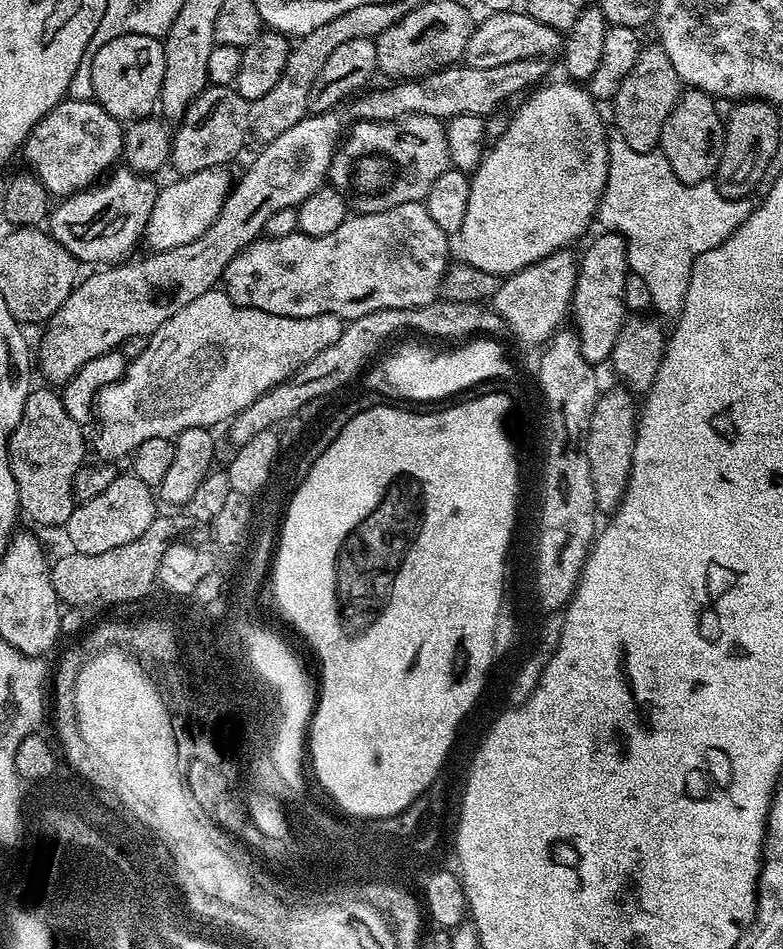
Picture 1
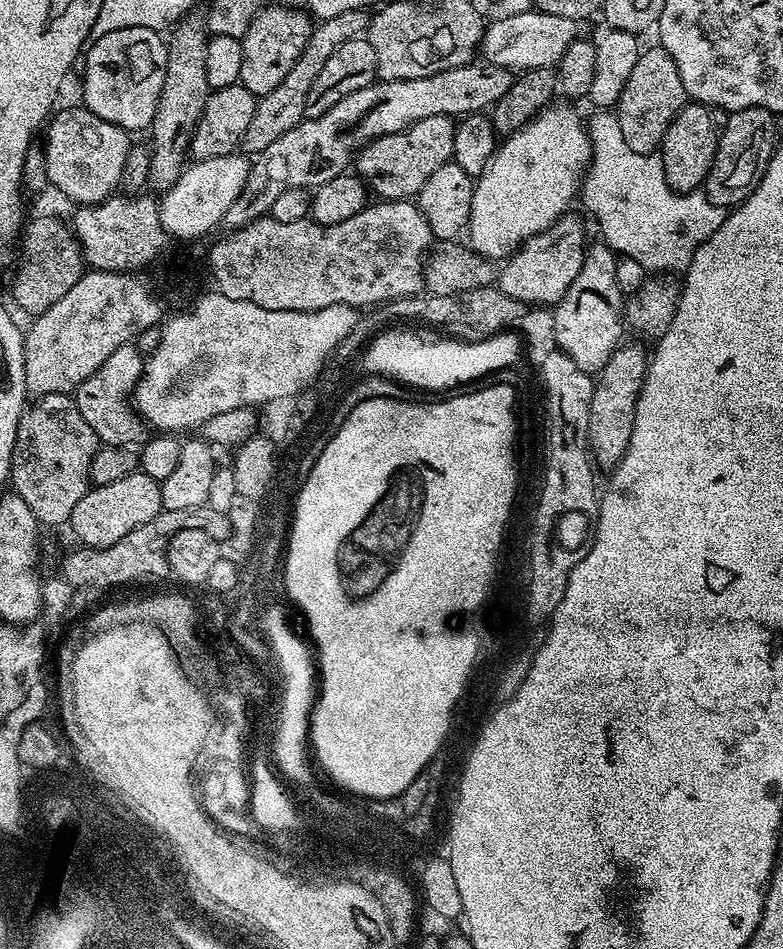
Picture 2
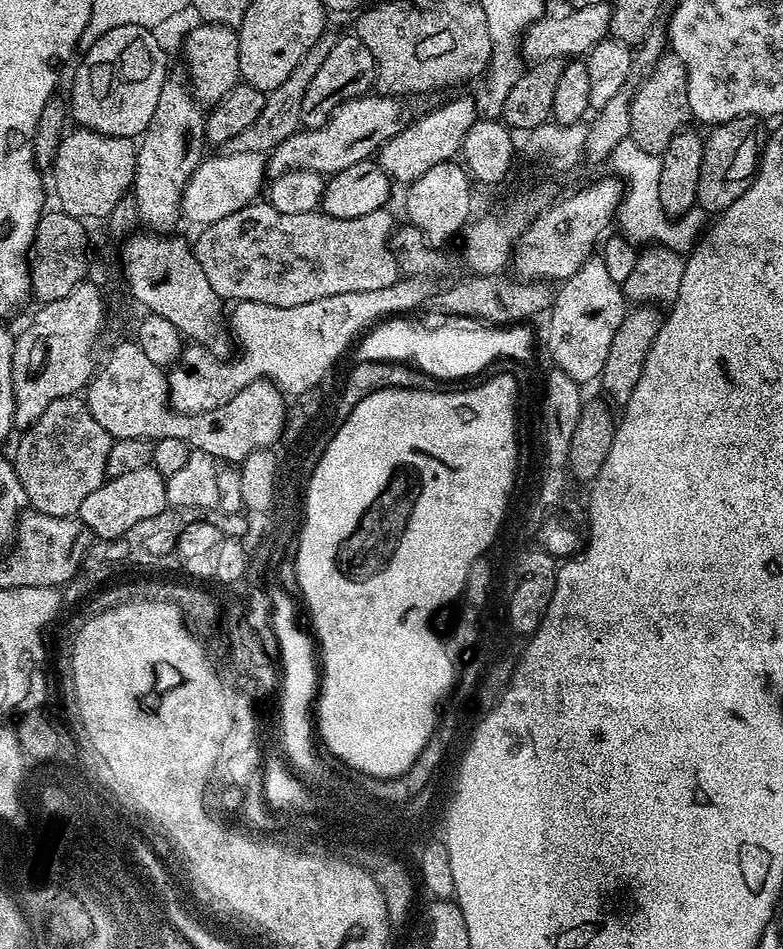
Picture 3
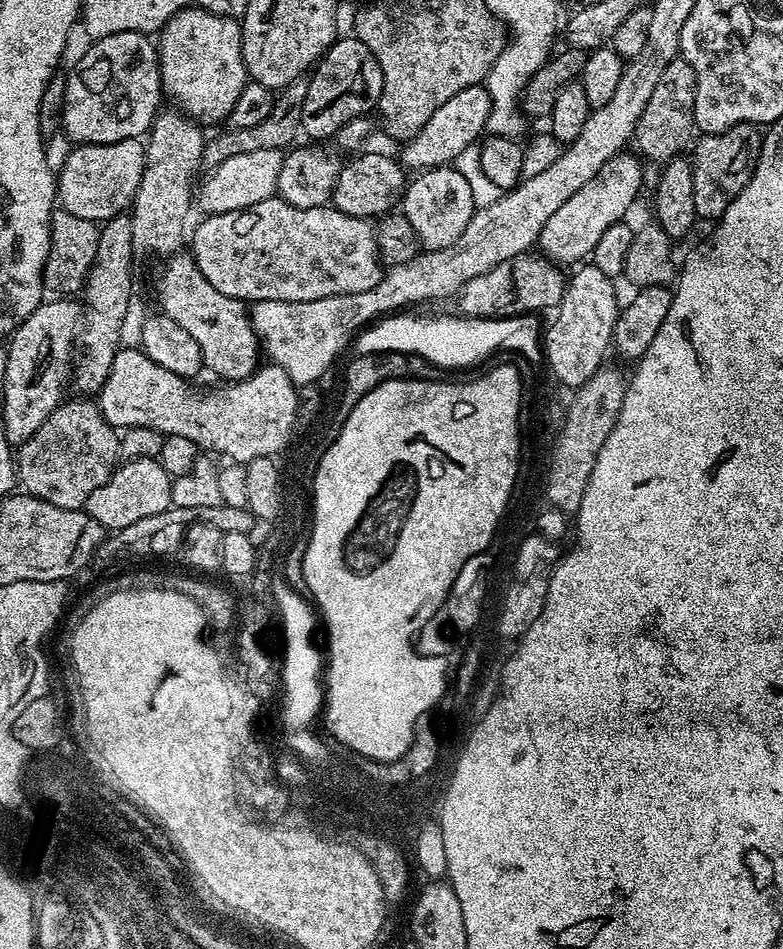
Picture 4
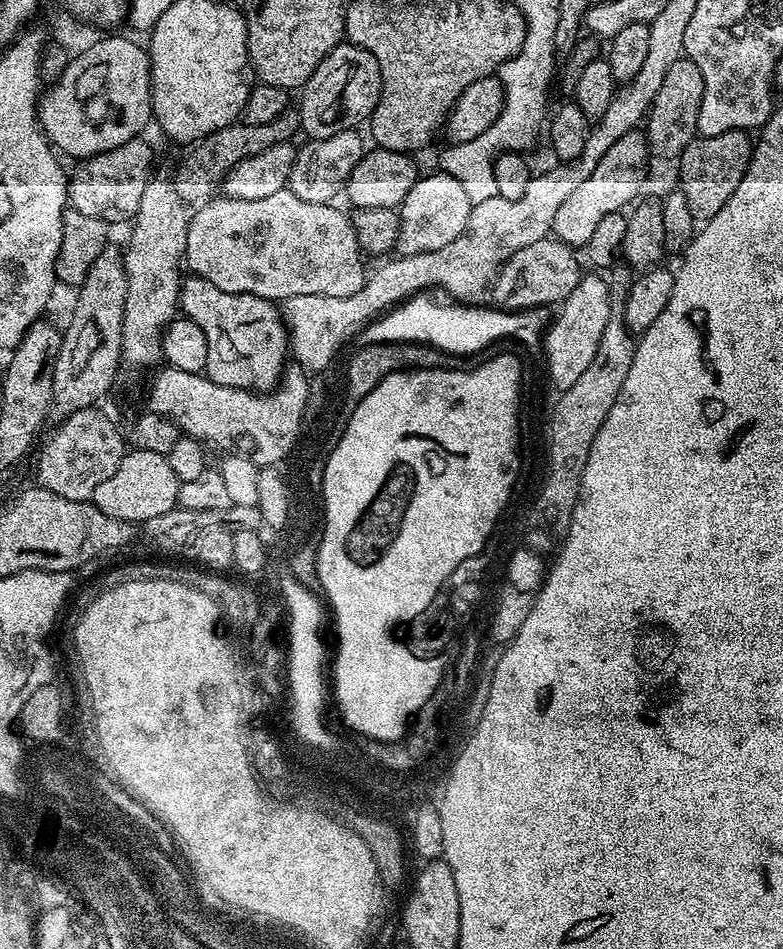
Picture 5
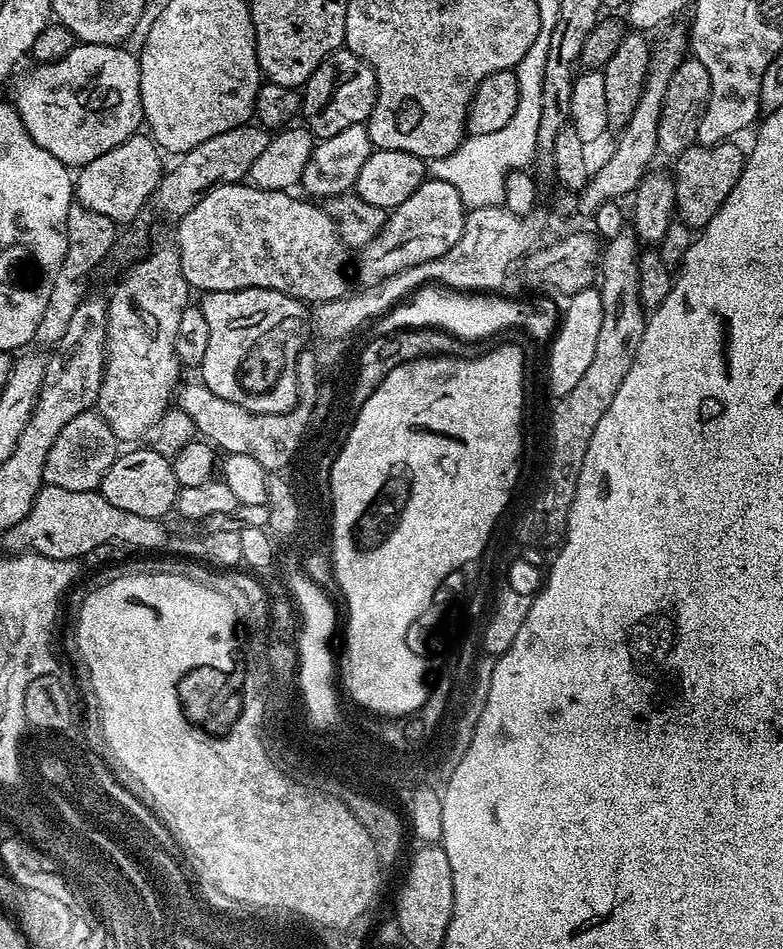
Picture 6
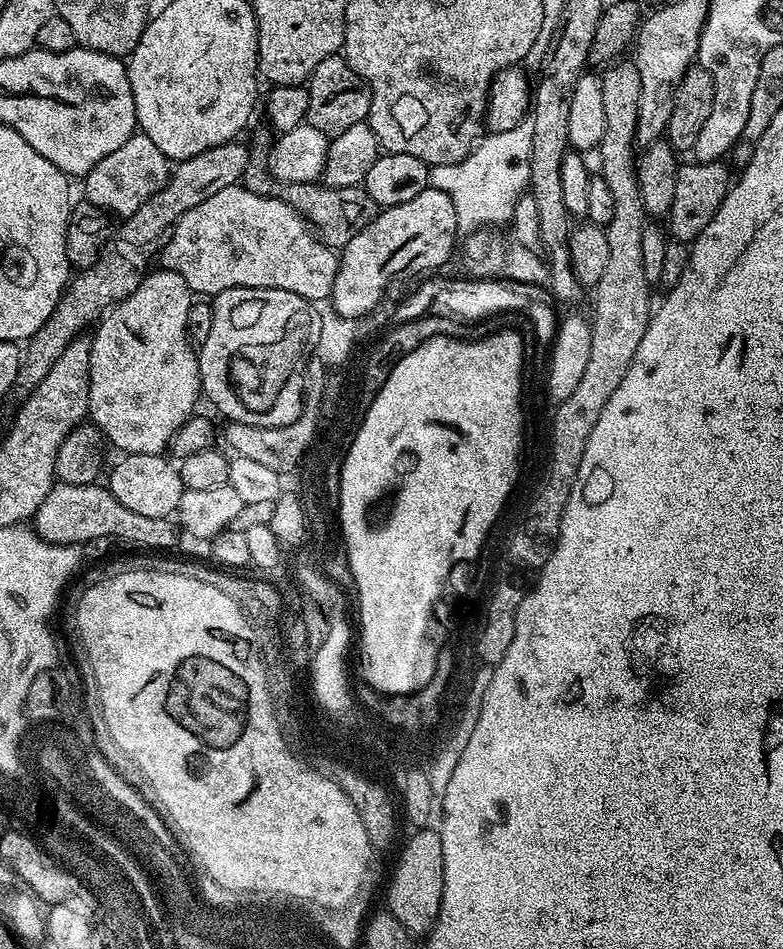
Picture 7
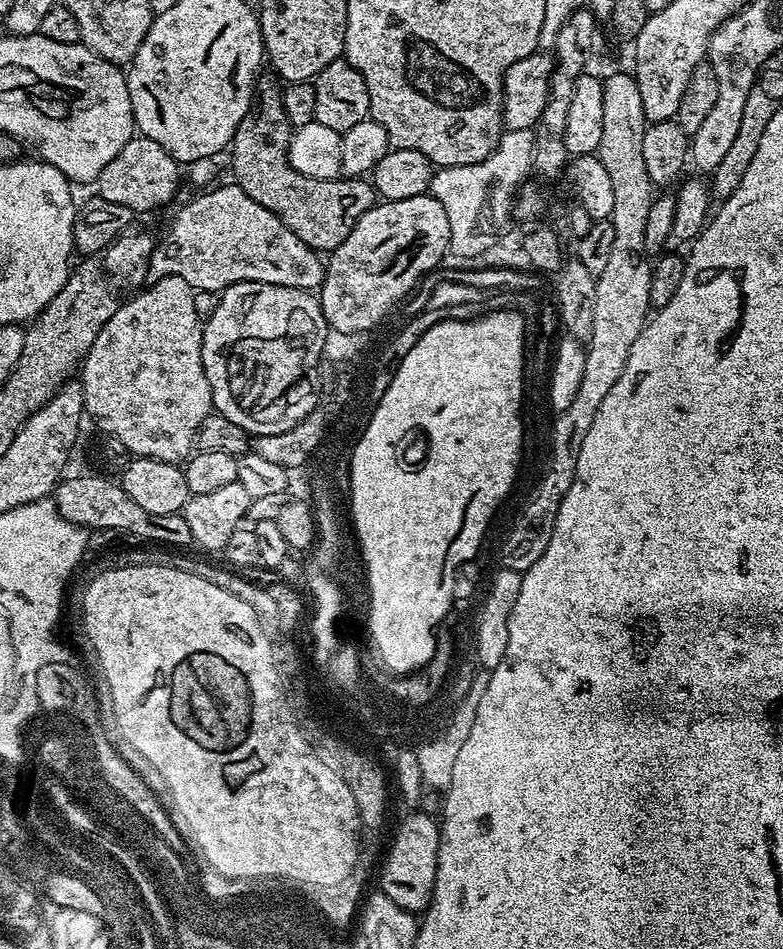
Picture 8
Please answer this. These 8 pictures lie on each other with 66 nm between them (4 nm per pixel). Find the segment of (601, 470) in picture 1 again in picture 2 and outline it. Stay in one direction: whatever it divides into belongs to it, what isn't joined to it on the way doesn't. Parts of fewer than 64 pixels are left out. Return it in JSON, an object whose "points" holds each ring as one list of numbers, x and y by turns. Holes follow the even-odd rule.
{"points":[[638,344,619,345,610,362,598,373,591,396,590,418,588,419,588,444,590,456,605,470,615,468,629,444,633,432,634,410,640,397,647,372,648,352]]}

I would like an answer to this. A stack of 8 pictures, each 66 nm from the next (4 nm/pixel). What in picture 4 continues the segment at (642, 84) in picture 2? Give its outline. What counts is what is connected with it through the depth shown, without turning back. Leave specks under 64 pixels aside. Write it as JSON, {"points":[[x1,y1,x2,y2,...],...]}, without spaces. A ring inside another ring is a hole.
{"points":[[677,58,674,62,670,62,670,66,666,66,662,78,658,81,658,86,654,86,654,94,650,94,650,100,646,102,646,110,642,110,642,118,638,118,636,127,634,148,636,144,635,151,645,161,667,162,673,160,693,143,692,132,697,131,694,118,695,89,696,75,694,66,690,66,690,62]]}

